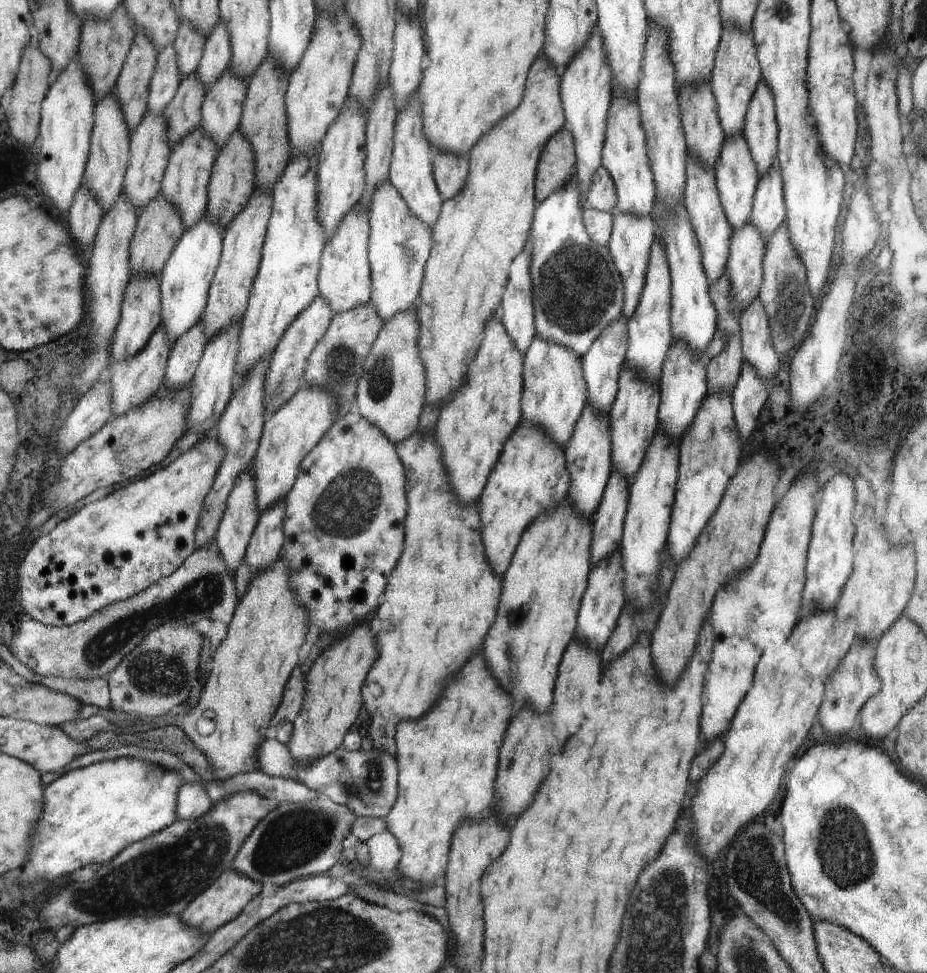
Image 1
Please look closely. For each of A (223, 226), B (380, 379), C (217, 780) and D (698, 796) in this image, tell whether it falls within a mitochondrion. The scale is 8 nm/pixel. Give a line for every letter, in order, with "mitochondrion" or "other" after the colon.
A: other
B: mitochondrion
C: other
D: other

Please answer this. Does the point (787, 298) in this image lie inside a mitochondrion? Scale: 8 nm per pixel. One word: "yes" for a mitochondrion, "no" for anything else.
yes

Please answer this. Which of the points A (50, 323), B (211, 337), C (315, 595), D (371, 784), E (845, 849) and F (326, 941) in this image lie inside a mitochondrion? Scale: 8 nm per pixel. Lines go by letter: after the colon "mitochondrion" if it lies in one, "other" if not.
A: mitochondrion
B: other
C: other
D: mitochondrion
E: mitochondrion
F: mitochondrion

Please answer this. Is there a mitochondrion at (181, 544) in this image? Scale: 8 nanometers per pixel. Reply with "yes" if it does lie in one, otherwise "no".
no

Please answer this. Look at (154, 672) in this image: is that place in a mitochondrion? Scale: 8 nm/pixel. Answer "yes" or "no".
yes

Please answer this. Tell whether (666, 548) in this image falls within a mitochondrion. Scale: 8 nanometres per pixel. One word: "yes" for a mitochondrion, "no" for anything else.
no

